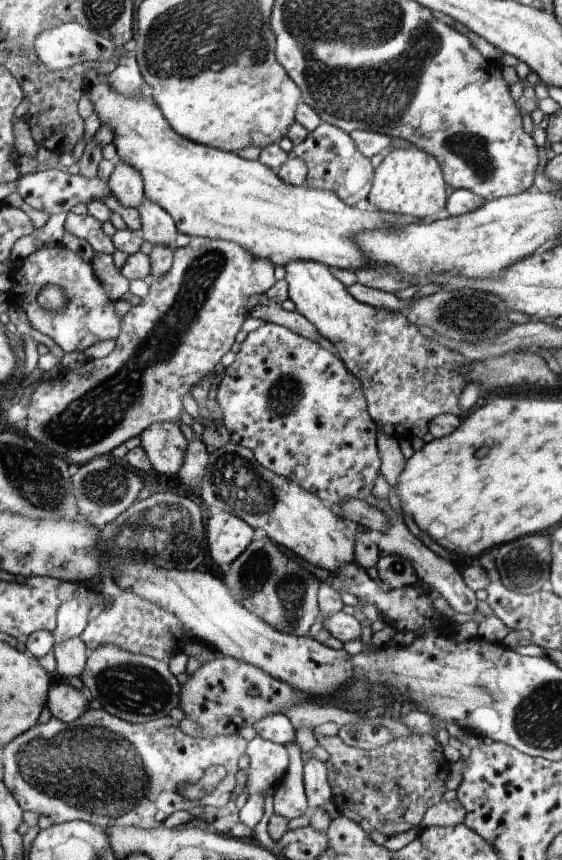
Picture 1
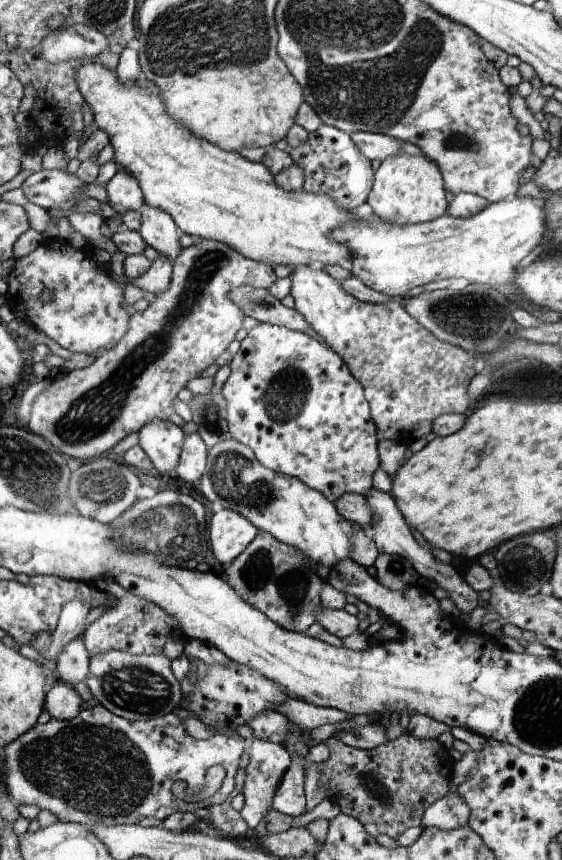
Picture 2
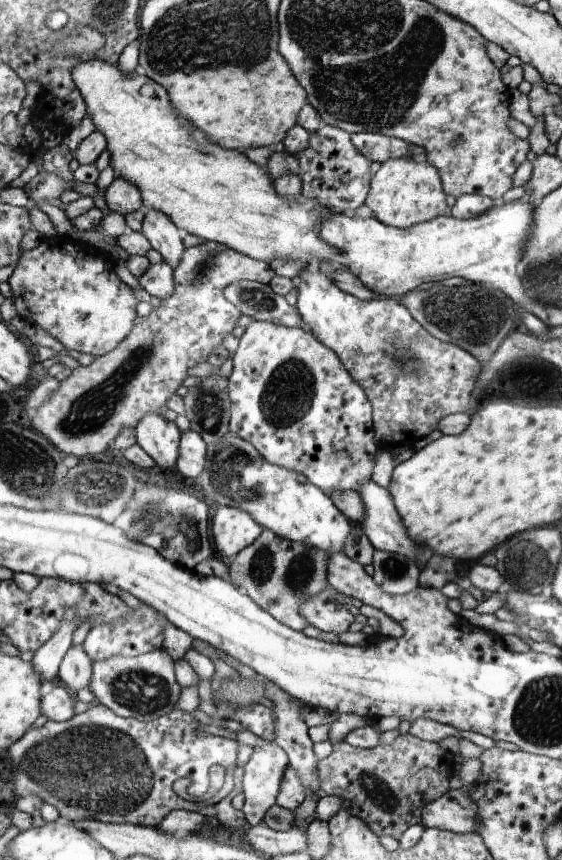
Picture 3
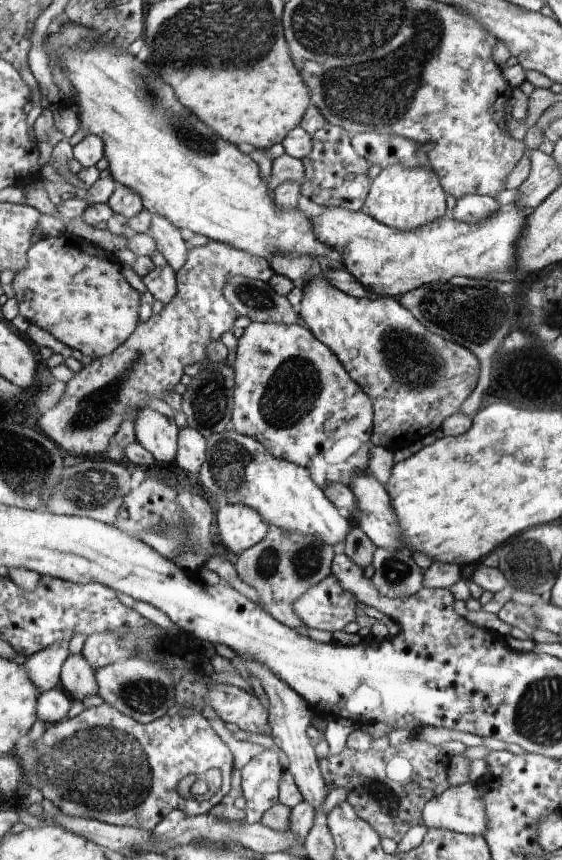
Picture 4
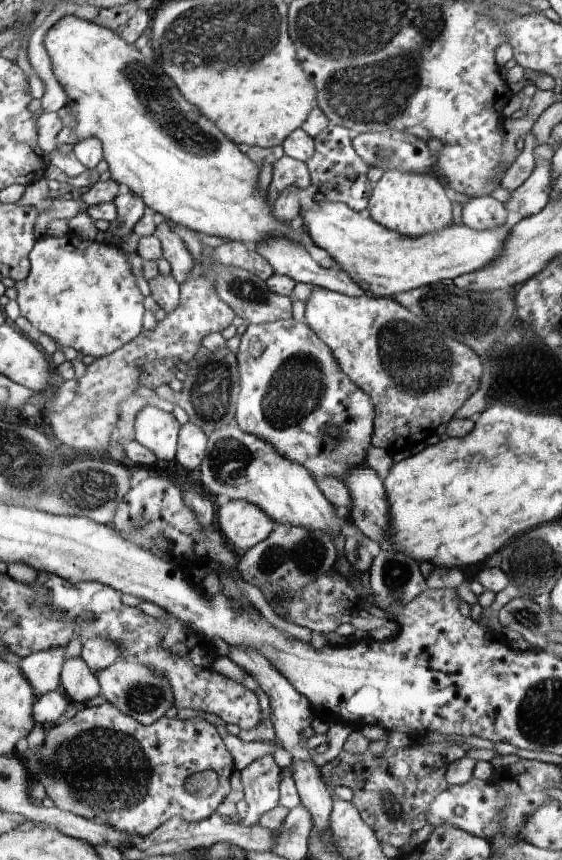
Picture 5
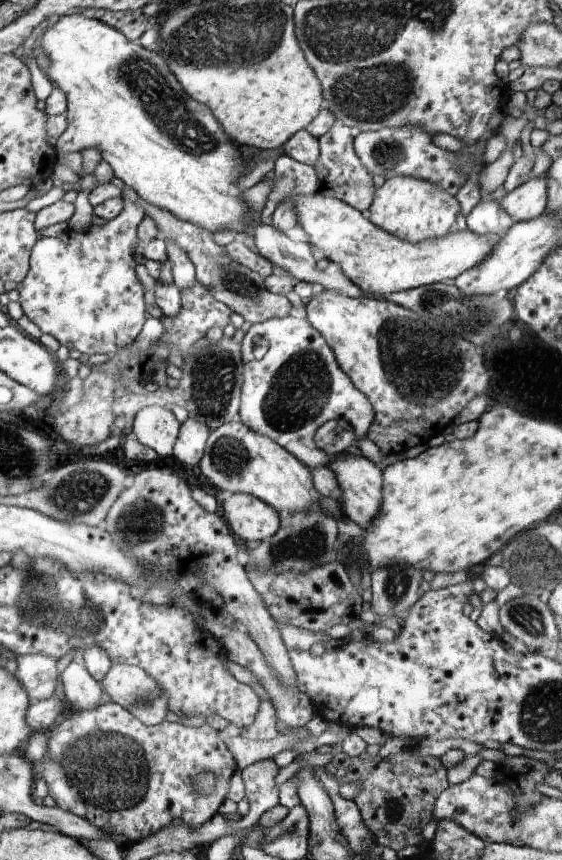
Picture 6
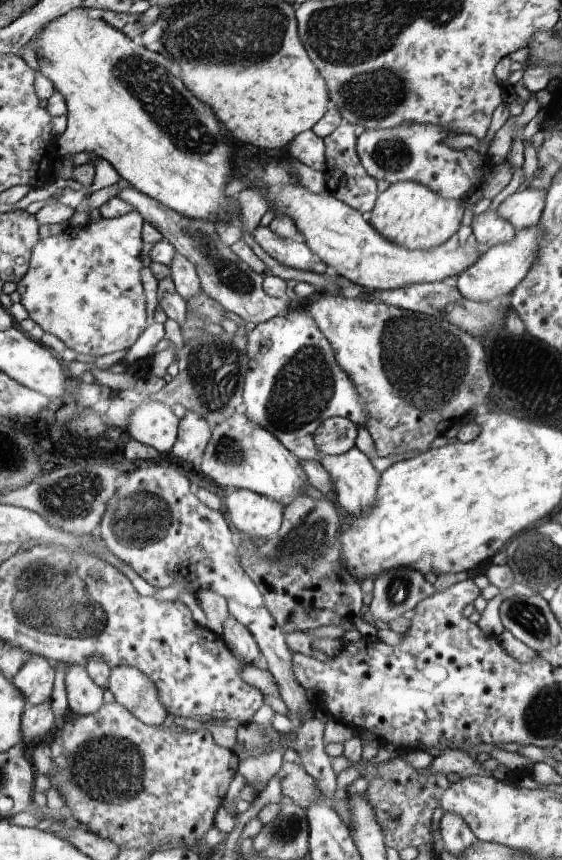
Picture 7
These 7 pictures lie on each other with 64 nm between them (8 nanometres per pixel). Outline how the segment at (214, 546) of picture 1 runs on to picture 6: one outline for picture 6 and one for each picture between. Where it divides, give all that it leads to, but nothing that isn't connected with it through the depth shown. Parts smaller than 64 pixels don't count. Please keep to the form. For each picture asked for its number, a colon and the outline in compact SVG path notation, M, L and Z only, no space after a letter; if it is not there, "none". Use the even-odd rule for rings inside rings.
2: M221 510L211 518L211 544L223 568L233 564L257 538L259 528L235 510Z
3: M223 506L213 516L213 540L215 540L215 554L221 558L239 556L245 548L255 544L265 528L249 514L247 510L227 508Z
4: M227 504L217 512L217 530L223 544L221 550L241 556L265 540L271 524L265 522L255 508L245 504Z
5: M229 500L223 508L219 508L217 516L225 540L239 554L259 546L275 530L275 520L261 510L261 506L247 500Z
6: M233 494L225 504L225 520L231 532L249 550L263 544L281 530L281 514L267 502L251 494Z

